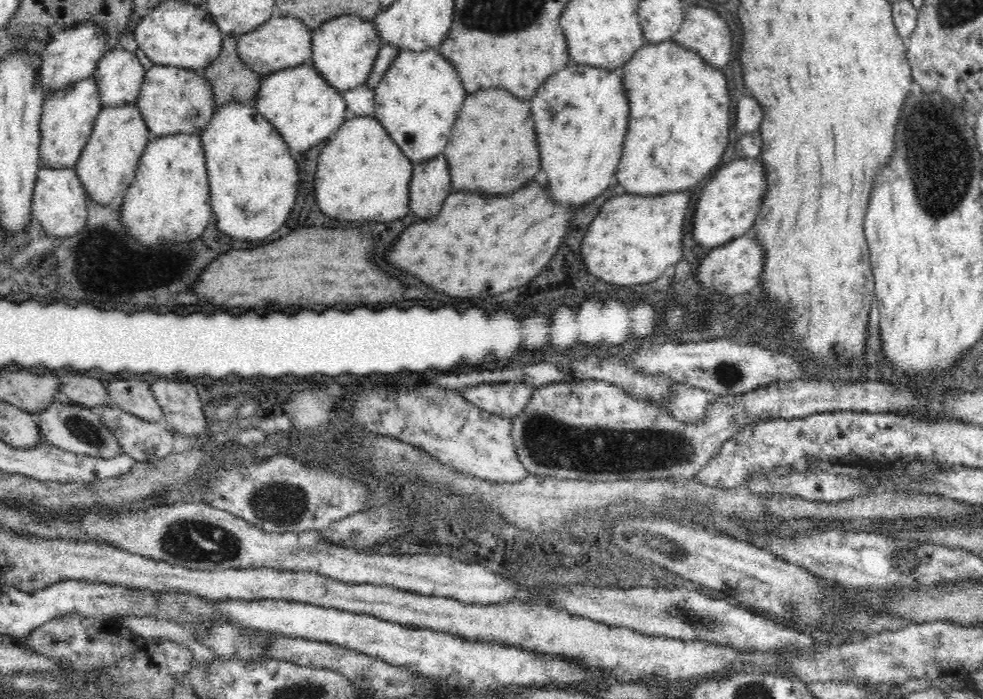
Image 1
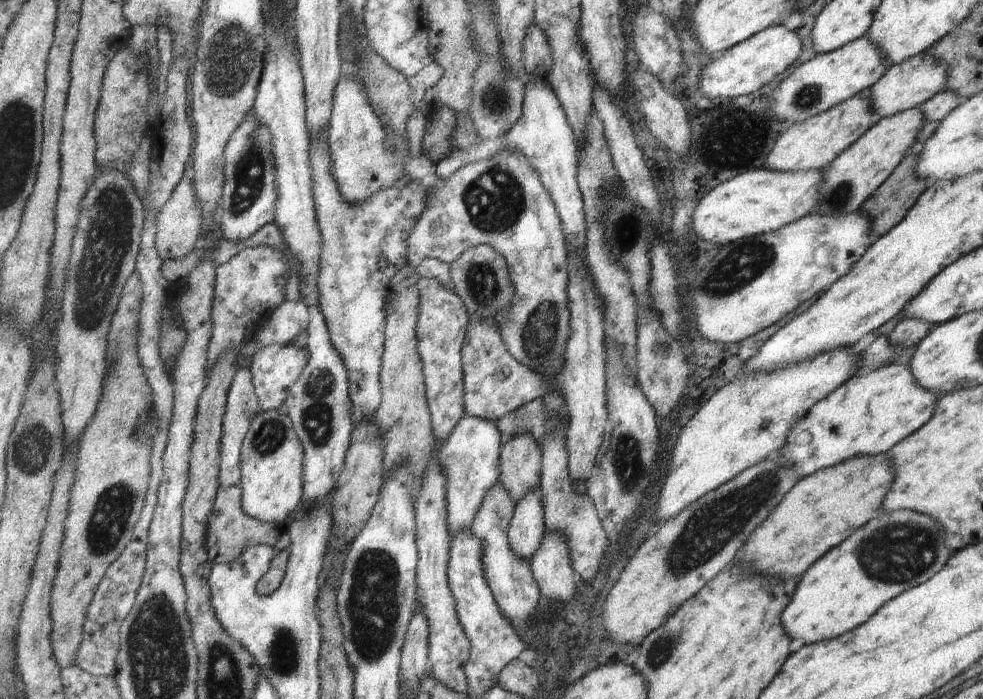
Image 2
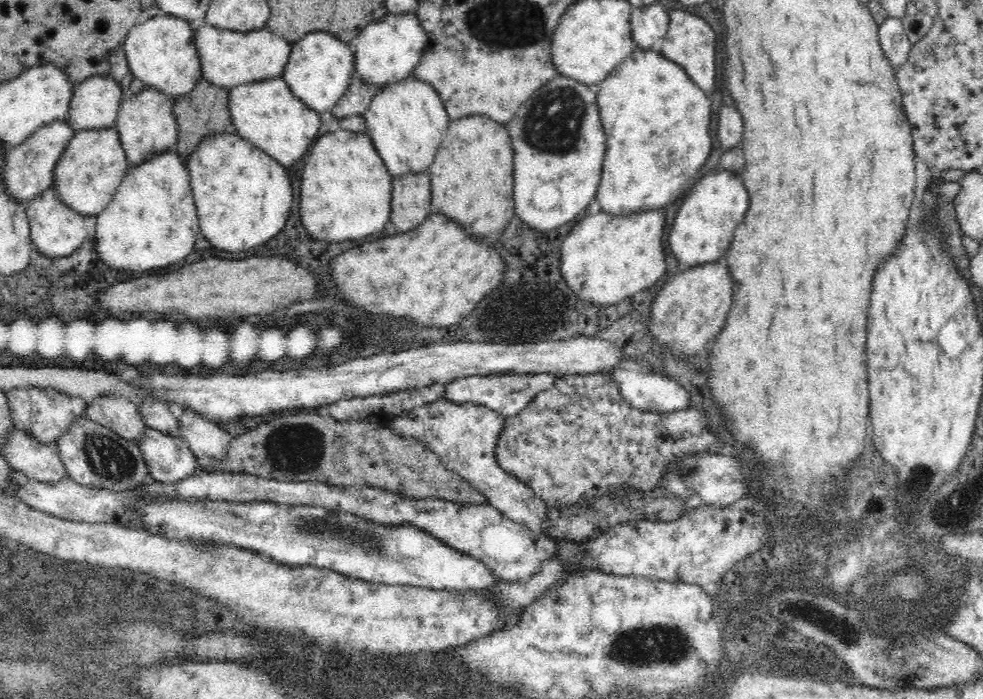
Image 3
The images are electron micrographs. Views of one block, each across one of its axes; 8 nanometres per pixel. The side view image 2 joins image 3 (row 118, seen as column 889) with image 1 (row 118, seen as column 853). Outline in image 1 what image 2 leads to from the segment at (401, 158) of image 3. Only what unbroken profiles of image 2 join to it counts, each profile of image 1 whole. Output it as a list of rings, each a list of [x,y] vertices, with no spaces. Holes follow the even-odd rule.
[[[437,49],[401,52],[373,93],[373,117],[413,165],[441,154],[467,96],[454,67]]]

